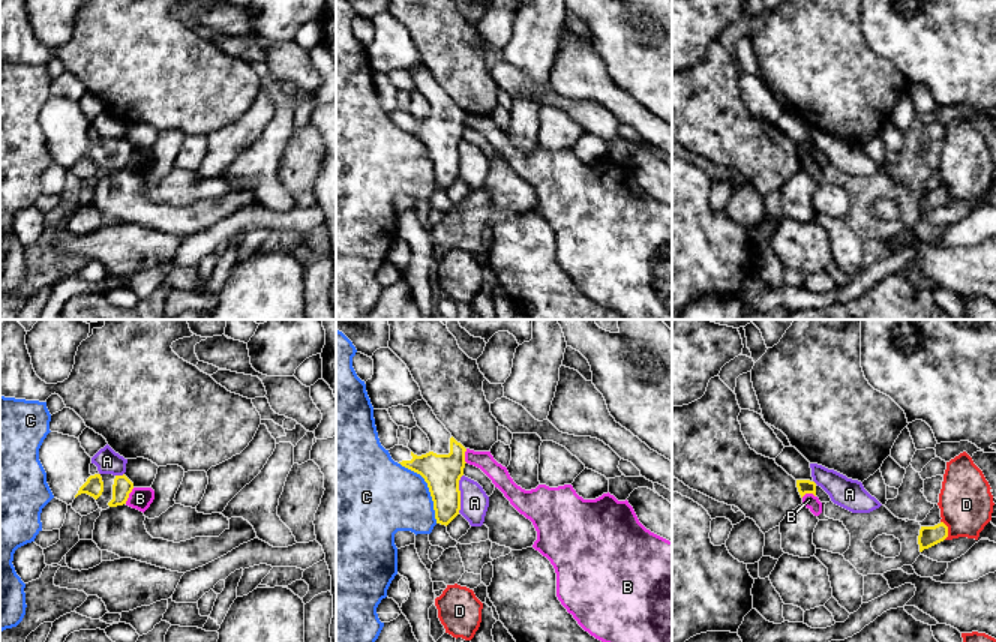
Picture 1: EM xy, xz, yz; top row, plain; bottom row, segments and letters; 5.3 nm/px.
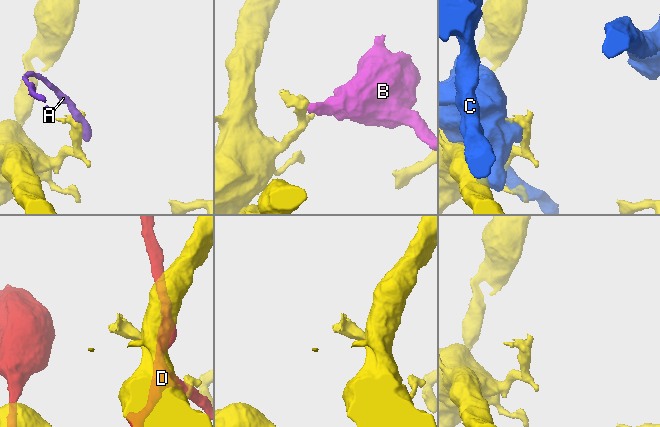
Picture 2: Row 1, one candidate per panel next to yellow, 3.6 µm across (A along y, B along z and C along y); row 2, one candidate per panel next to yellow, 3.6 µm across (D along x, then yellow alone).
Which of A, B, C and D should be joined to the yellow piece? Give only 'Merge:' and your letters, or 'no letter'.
Merge: no letter

